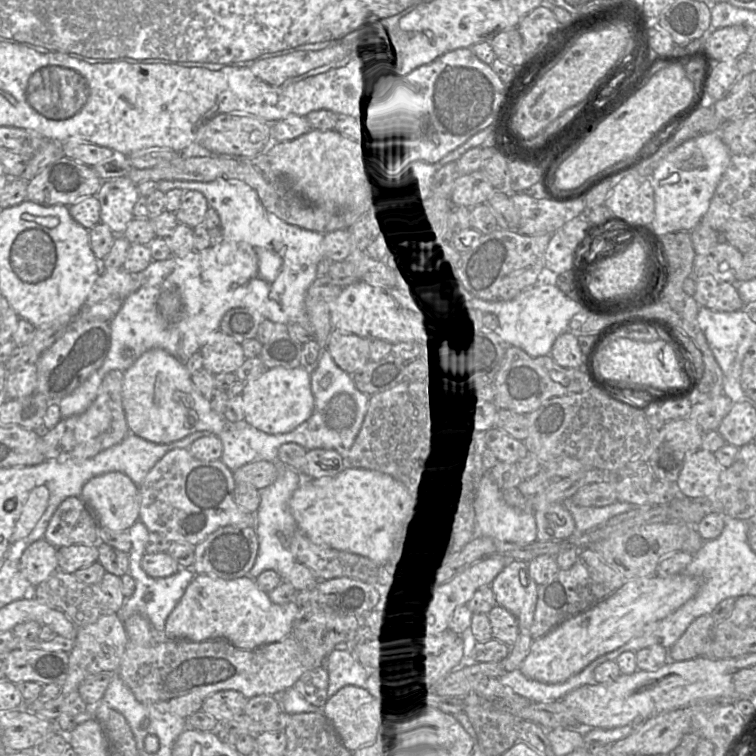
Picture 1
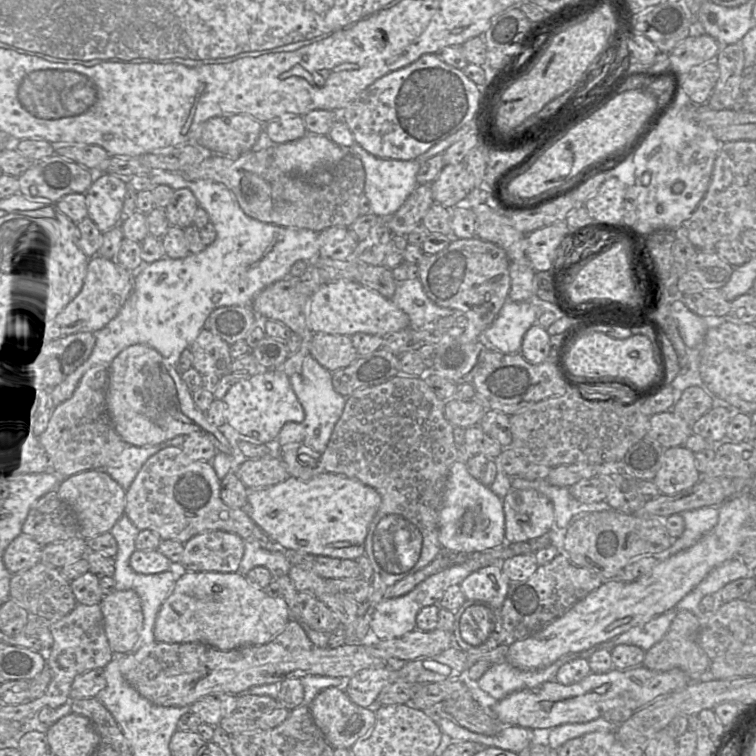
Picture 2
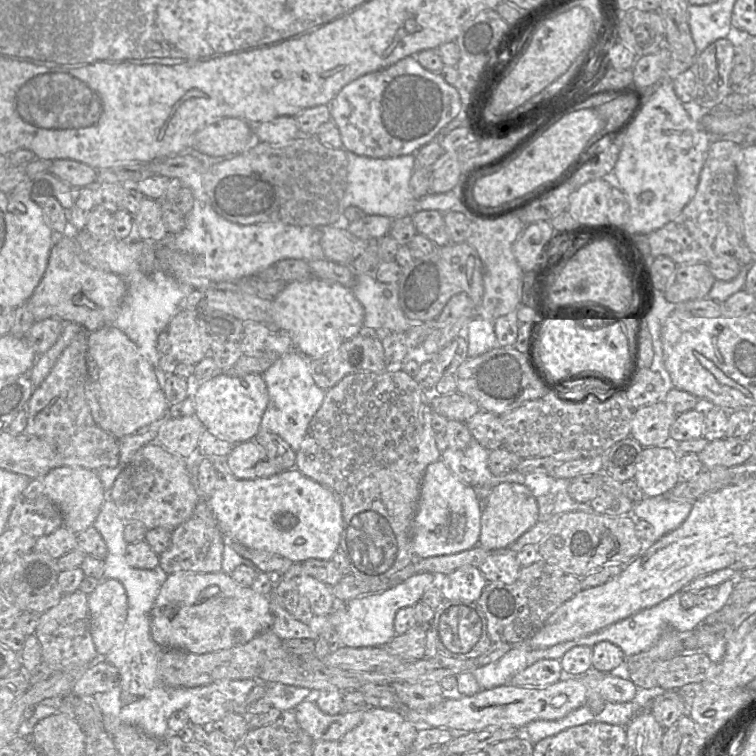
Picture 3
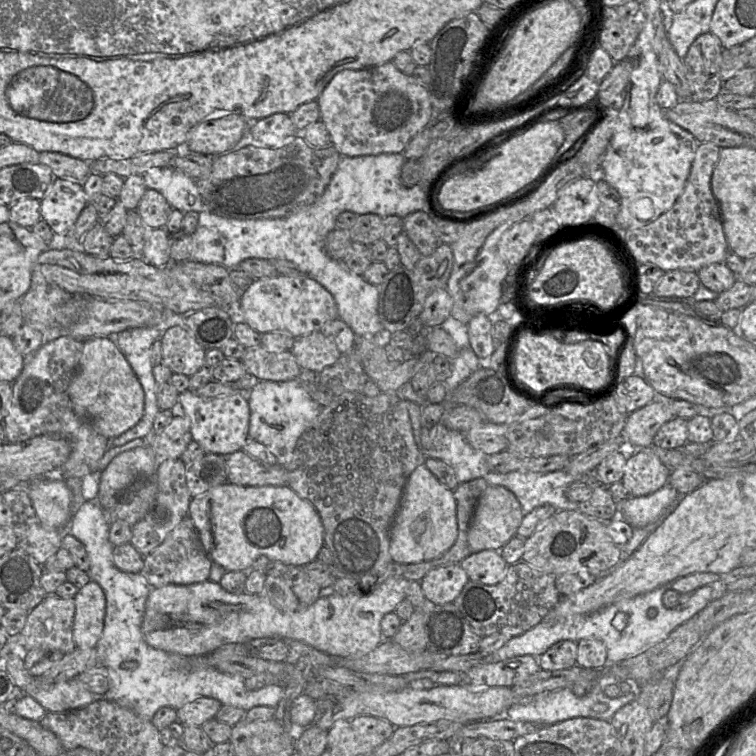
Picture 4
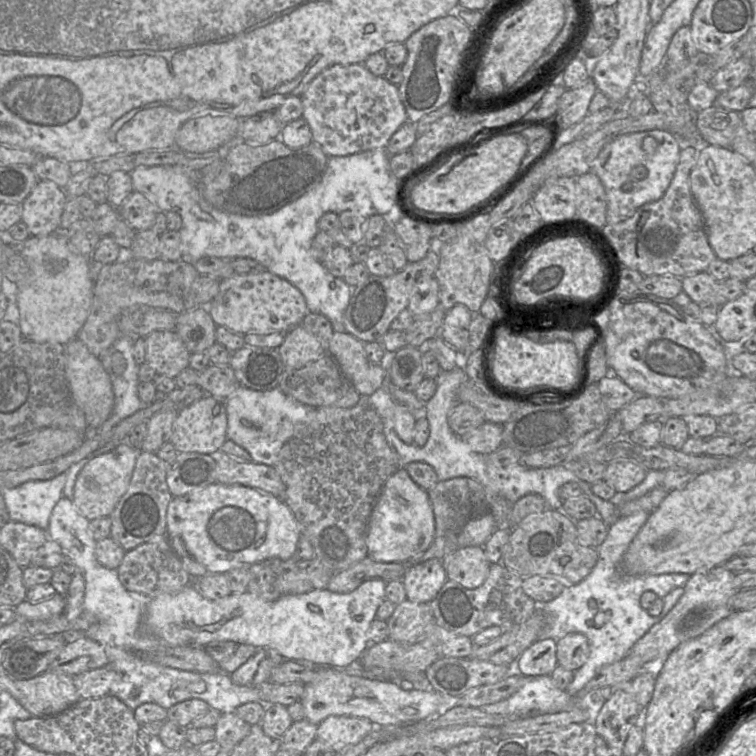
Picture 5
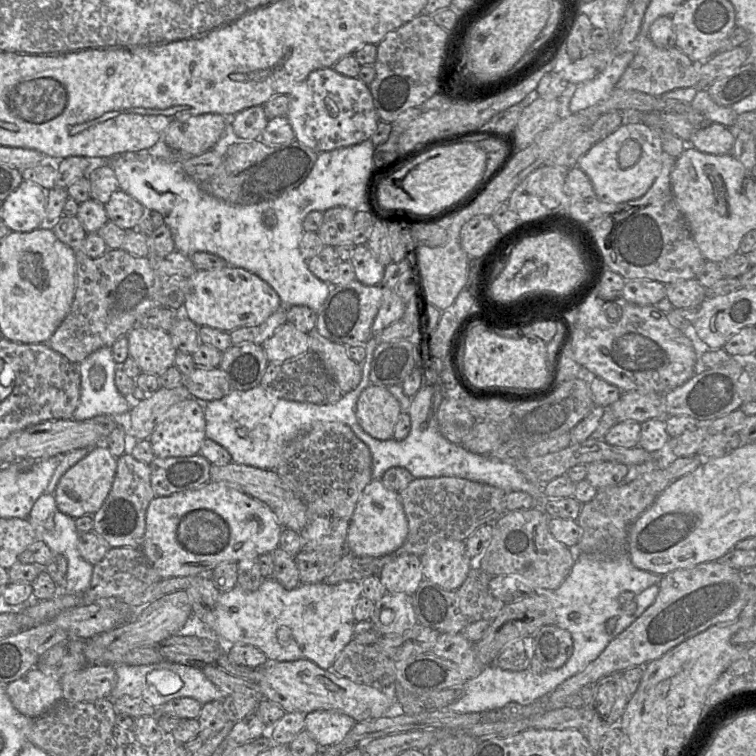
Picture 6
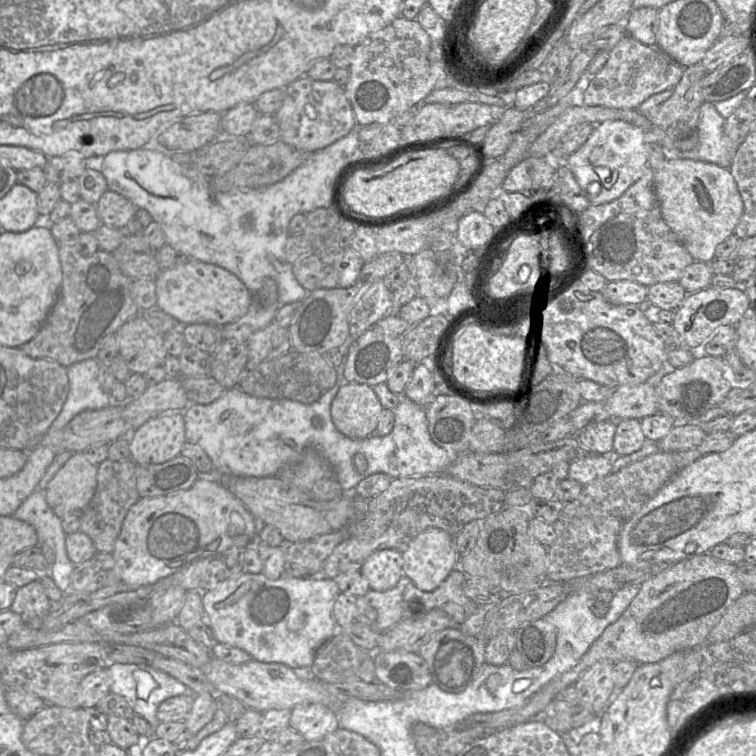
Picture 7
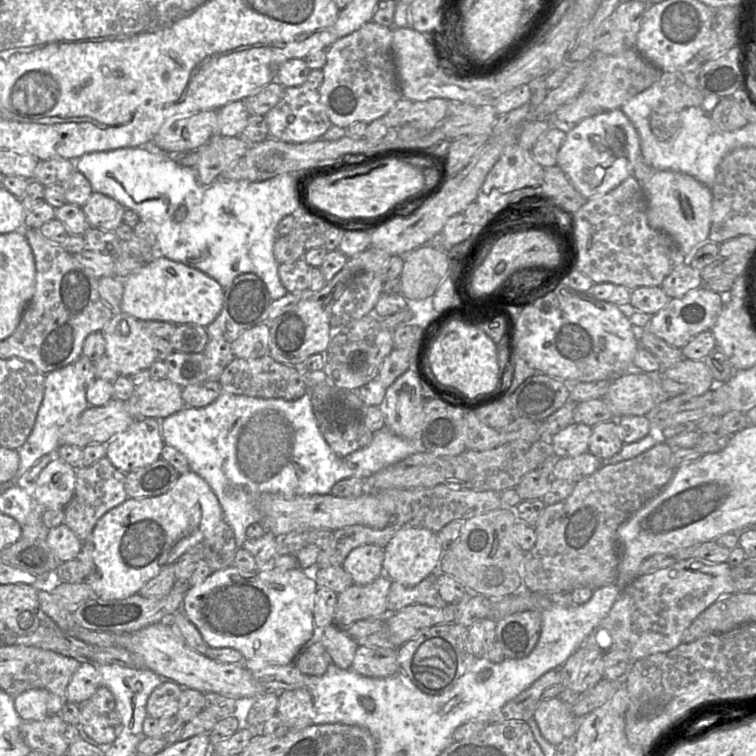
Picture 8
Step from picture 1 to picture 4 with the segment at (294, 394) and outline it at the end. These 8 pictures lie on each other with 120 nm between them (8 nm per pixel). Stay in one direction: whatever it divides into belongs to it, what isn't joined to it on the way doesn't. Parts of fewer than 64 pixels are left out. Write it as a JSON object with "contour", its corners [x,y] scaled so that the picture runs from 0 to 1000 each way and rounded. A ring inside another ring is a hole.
{"contour":[[[249,515],[237,522],[241,546],[251,557],[254,585],[272,599],[300,603],[320,595],[328,582],[331,540],[327,520],[286,525],[265,525],[257,516]]]}

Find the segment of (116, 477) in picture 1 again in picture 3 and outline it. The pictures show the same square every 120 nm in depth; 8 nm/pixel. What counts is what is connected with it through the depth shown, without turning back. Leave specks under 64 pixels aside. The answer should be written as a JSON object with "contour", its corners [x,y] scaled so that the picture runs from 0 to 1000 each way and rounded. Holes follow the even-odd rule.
{"contour":[[[93,616],[67,620],[52,634],[57,639],[57,653],[69,661],[83,684],[83,696],[98,706],[120,697],[142,657],[127,623]]]}

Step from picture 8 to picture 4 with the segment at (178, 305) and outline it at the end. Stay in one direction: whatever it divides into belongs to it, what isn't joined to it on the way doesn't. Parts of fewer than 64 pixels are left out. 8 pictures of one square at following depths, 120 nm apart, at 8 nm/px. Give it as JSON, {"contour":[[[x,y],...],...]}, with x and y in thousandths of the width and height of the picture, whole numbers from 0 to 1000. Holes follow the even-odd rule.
{"contour":[[[365,365],[337,369],[319,392],[321,426],[340,439],[374,439],[390,447],[422,439],[435,425],[447,421],[447,407],[439,389],[407,365]]]}

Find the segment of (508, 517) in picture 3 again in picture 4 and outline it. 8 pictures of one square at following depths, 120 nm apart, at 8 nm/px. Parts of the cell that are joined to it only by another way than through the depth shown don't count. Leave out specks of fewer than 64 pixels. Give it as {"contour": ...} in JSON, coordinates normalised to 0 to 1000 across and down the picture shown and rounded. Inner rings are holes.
{"contour":[[[647,643],[628,671],[623,693],[618,704],[618,717],[624,731],[639,728],[661,729],[679,710],[692,688],[694,679],[684,657],[665,643]]]}

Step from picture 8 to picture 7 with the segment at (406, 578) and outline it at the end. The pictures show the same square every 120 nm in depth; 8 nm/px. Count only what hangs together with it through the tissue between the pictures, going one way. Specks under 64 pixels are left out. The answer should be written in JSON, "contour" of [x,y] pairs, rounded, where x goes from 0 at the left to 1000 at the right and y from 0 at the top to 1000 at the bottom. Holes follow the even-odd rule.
{"contour":[[[566,698],[556,704],[529,730],[533,737],[534,763],[562,783],[575,780],[602,751],[606,751],[606,733],[598,709],[578,698]]]}

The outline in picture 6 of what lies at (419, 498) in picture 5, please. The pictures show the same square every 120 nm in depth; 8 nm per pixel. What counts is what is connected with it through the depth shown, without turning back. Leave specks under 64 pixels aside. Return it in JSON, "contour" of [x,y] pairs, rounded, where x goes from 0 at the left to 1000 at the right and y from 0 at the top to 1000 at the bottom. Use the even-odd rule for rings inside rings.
{"contour":[[[492,635],[480,648],[464,685],[459,724],[478,737],[504,737],[528,726],[537,716],[540,690],[528,652],[512,647],[504,635]]]}

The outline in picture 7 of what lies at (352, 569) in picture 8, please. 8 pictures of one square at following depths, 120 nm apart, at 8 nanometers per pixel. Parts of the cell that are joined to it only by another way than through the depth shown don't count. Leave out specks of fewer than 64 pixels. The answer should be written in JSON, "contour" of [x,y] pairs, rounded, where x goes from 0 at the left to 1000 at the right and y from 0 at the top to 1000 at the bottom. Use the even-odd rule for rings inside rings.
{"contour":[[[524,726],[496,729],[483,741],[475,757],[487,767],[491,780],[516,780],[534,763],[532,733]]]}

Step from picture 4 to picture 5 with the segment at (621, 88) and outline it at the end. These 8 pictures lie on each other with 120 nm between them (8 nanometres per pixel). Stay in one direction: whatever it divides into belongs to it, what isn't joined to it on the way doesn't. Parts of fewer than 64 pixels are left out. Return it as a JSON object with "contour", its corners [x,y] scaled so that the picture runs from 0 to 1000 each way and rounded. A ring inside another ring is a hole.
{"contour":[[[782,104],[770,116],[746,122],[737,135],[735,148],[746,171],[763,164],[779,149],[779,140],[791,120]]]}

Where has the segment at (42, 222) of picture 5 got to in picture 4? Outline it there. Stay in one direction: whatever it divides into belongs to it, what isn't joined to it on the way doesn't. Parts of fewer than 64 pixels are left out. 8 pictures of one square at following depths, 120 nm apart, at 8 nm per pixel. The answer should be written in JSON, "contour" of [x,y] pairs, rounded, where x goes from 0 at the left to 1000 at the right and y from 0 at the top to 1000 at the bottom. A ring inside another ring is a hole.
{"contour":[[[73,235],[53,265],[54,292],[75,315],[82,315],[101,292],[120,261],[111,258],[107,239]]]}

